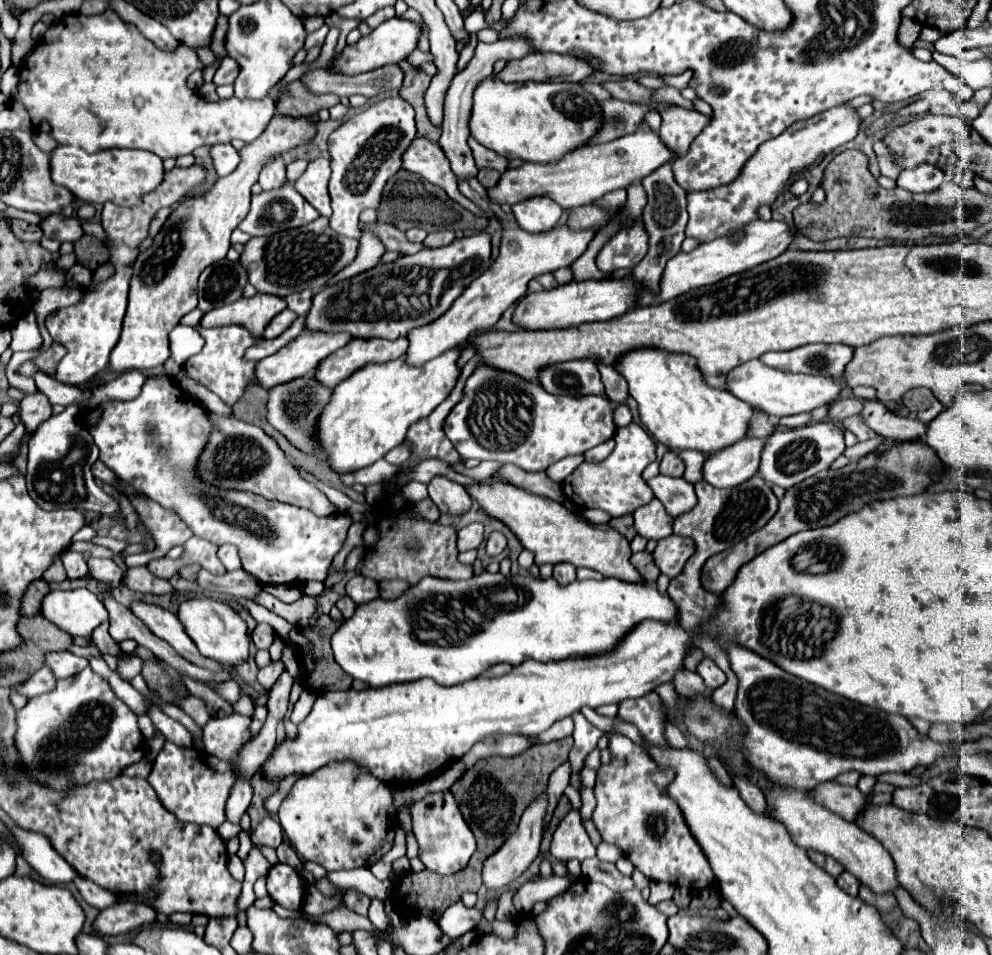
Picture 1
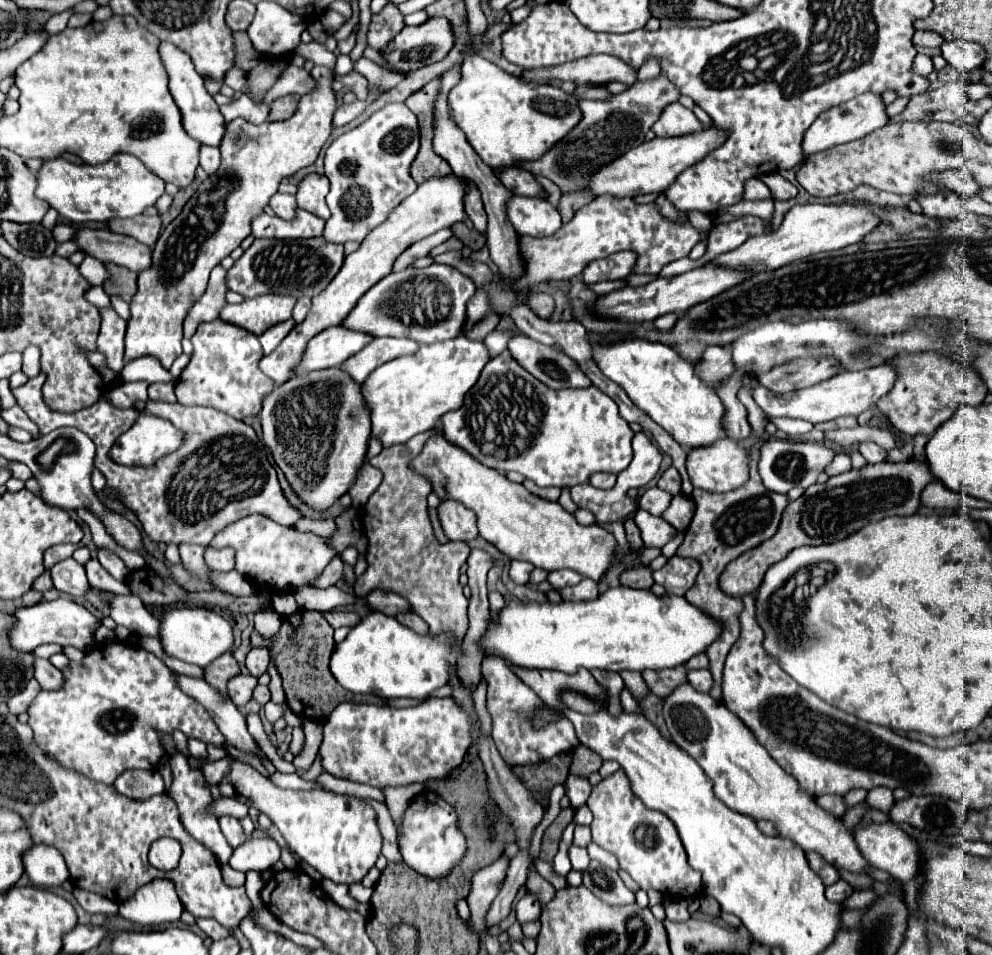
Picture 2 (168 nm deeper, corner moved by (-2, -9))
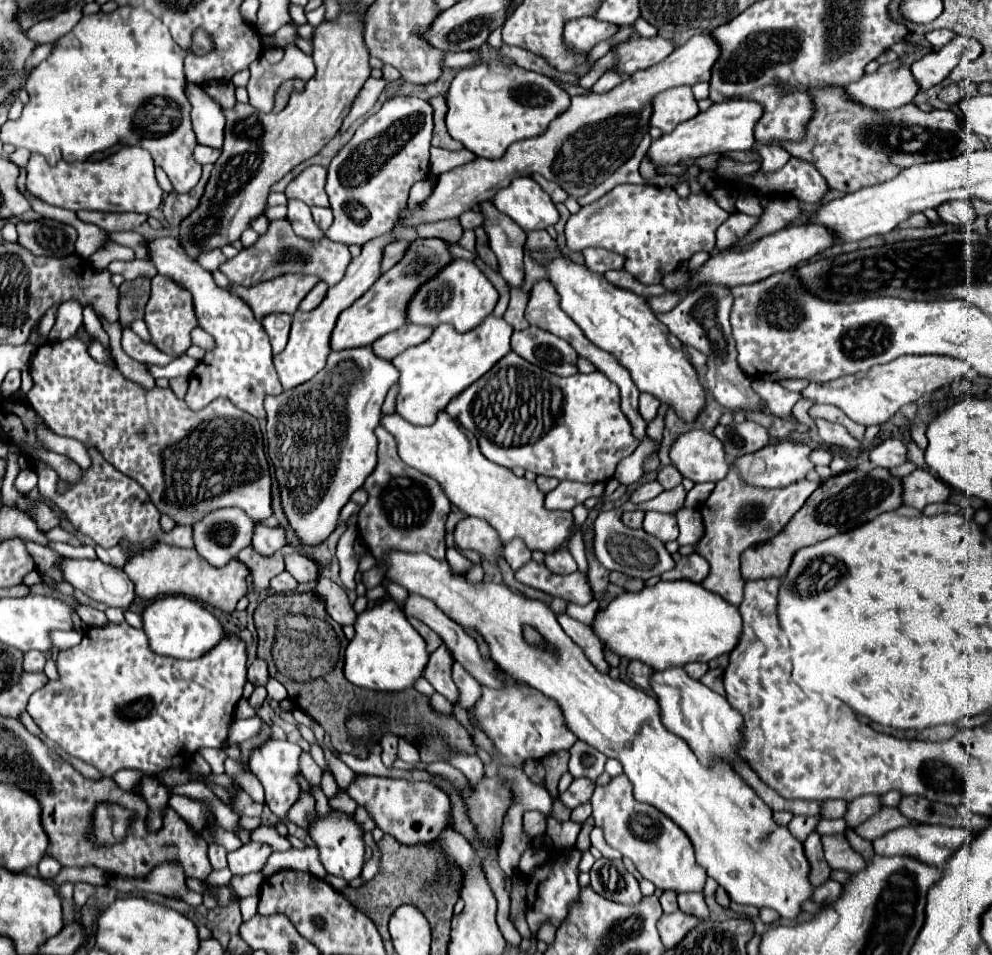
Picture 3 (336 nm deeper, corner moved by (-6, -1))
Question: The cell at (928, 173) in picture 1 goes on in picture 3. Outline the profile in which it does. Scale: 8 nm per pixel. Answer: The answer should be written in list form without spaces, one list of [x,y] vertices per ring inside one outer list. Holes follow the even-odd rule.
[[[948,201],[948,203],[942,203],[936,211],[944,223],[958,225],[958,227],[960,225],[970,227],[976,219],[976,213],[968,201]]]

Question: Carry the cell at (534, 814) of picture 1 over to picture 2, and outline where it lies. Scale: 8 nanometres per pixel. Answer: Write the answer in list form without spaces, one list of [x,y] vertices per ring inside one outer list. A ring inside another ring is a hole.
[[[502,855],[496,863],[480,869],[478,875],[472,877],[472,891],[466,897],[466,901],[472,911],[470,925],[476,933],[480,933],[484,929],[484,913],[488,911],[488,907],[496,899],[504,879],[506,879],[508,865],[510,865],[510,859],[506,855]]]

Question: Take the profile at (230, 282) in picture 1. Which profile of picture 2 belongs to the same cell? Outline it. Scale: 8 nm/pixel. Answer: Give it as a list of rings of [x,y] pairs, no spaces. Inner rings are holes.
[[[218,265],[212,269],[210,273],[210,281],[208,281],[208,287],[206,287],[206,293],[196,301],[196,305],[190,309],[188,317],[184,319],[184,337],[190,339],[194,335],[194,329],[202,323],[202,321],[208,321],[208,313],[210,313],[210,319],[212,315],[220,313],[220,309],[226,305],[226,271]]]

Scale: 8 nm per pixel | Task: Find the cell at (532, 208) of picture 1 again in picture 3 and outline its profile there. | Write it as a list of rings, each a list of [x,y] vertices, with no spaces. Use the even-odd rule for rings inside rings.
[[[528,175],[514,179],[492,199],[494,207],[514,219],[526,233],[554,225],[560,215],[550,195]]]

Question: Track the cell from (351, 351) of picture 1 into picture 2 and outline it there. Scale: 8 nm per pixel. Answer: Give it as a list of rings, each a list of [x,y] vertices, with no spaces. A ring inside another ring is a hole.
[[[382,337],[374,339],[370,345],[366,345],[362,351],[352,355],[340,365],[340,371],[348,371],[348,375],[356,381],[362,383],[378,365],[392,361],[396,357],[412,355],[418,351],[418,343],[410,339],[392,339],[392,337]]]

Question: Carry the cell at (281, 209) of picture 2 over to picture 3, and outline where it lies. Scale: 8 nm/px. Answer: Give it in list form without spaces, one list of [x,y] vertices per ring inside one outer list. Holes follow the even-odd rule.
[[[290,199],[288,201],[288,219],[290,219],[296,235],[310,239],[310,241],[320,241],[324,237],[322,229],[316,227],[316,223],[310,215],[310,207],[306,203]]]

